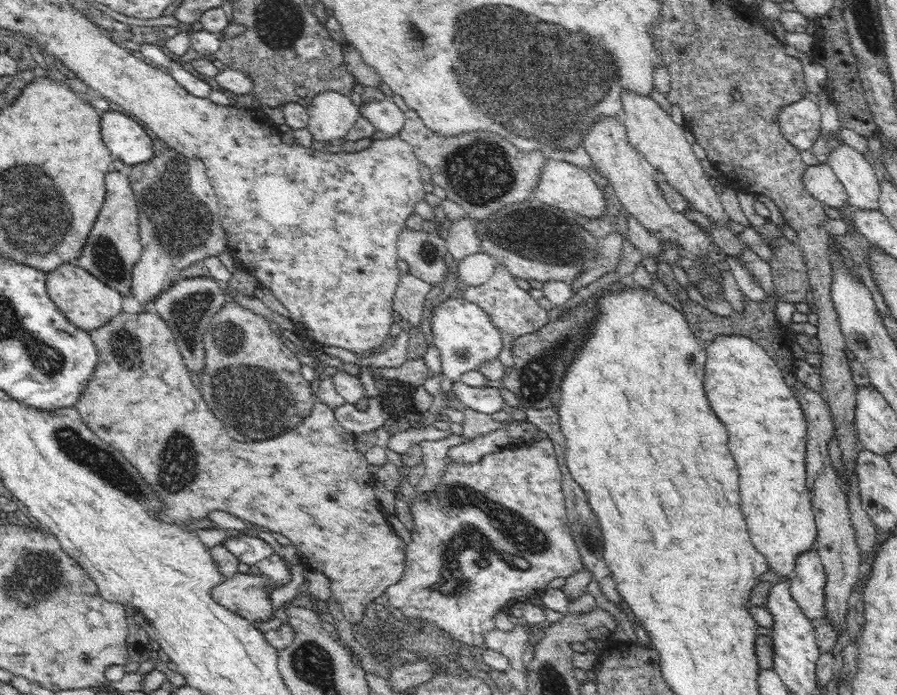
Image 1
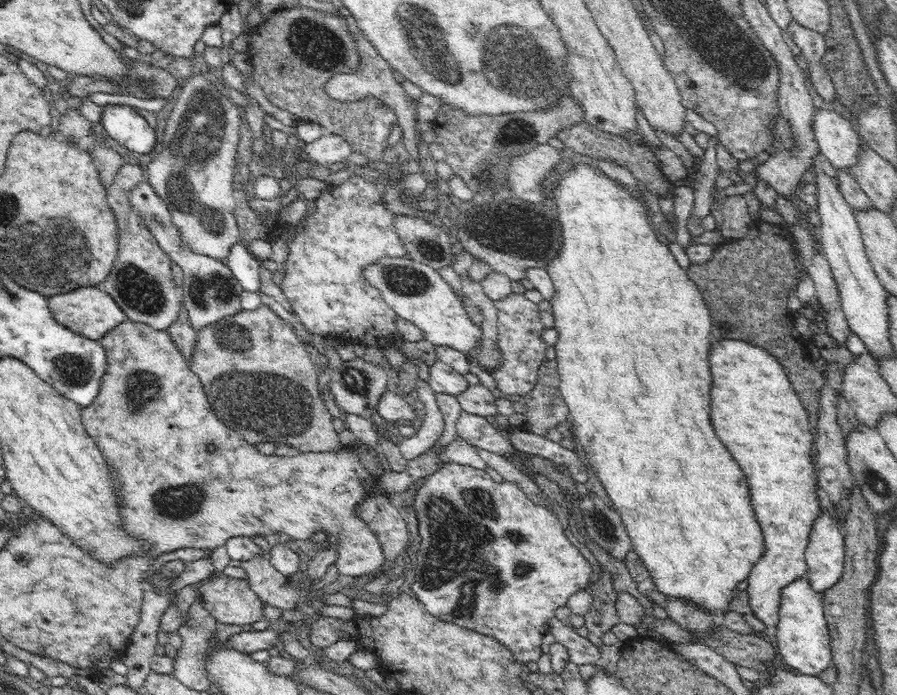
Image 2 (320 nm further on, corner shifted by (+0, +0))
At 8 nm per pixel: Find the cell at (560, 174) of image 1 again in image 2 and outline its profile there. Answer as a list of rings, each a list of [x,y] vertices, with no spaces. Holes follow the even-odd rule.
[[[544,143],[526,153],[512,156],[506,166],[506,190],[509,190],[509,195],[540,204],[544,200],[540,198],[540,182],[560,162],[561,152]]]

